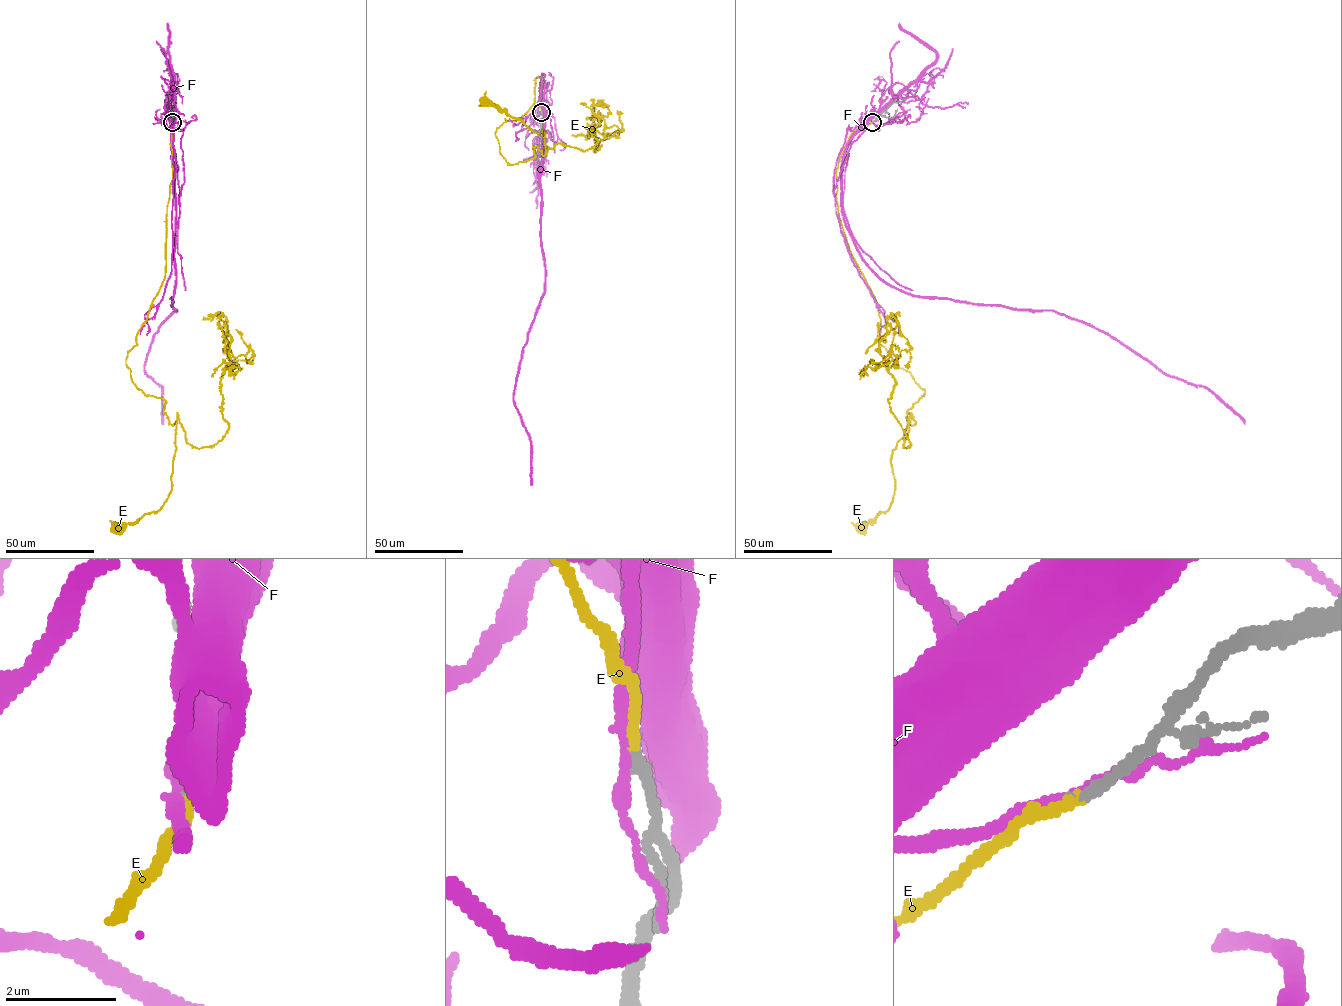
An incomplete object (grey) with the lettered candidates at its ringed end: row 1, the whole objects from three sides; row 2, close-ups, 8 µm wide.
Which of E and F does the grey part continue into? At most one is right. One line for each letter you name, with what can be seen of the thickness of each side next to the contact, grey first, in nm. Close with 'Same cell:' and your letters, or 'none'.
E: 200 nm thick on the grey side, 200 nm on the other
Same cell: E

